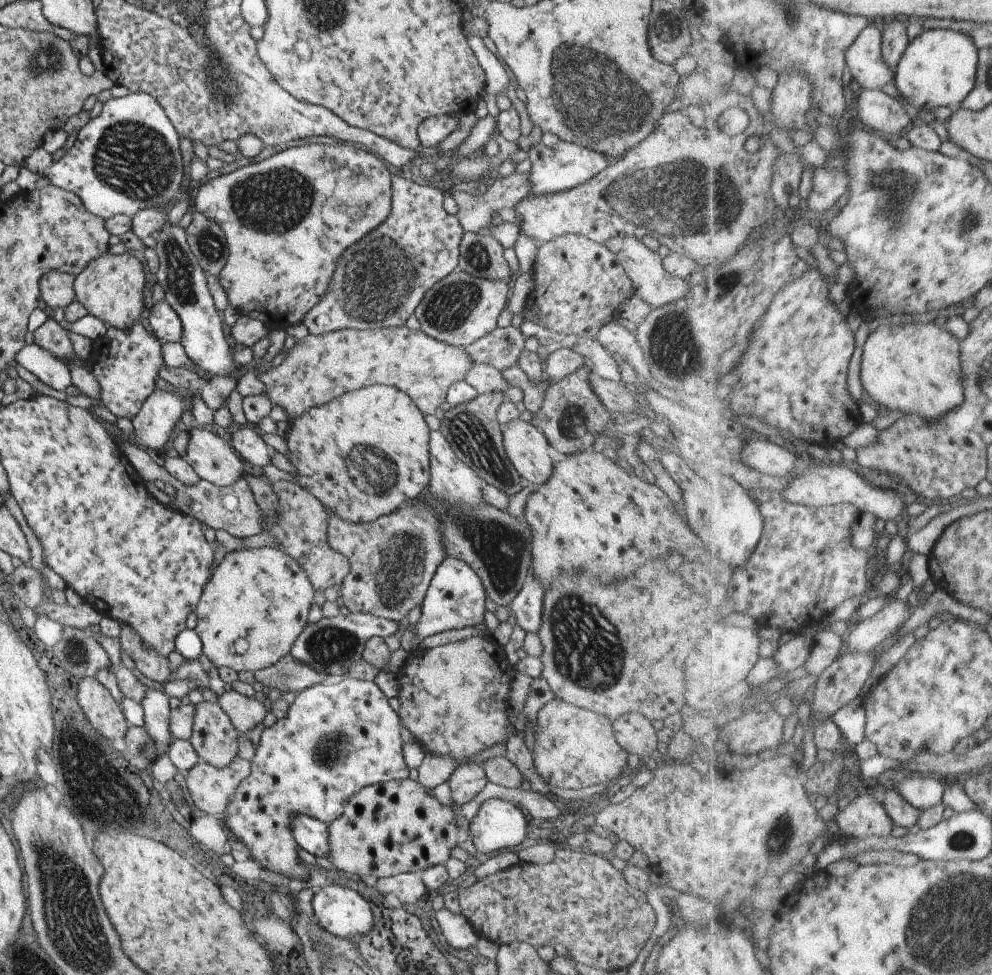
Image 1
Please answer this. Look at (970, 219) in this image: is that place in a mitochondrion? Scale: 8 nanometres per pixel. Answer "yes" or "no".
yes

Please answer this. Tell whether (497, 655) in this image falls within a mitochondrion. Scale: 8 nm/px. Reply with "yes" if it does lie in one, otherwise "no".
no

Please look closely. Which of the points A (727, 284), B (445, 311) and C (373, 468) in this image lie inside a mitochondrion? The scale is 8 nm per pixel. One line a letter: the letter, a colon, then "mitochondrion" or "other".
A: mitochondrion
B: mitochondrion
C: mitochondrion

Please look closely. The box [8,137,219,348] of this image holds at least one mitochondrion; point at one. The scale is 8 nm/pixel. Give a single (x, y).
(178, 265)

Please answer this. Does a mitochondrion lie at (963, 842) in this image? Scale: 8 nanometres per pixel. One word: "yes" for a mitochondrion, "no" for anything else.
yes

